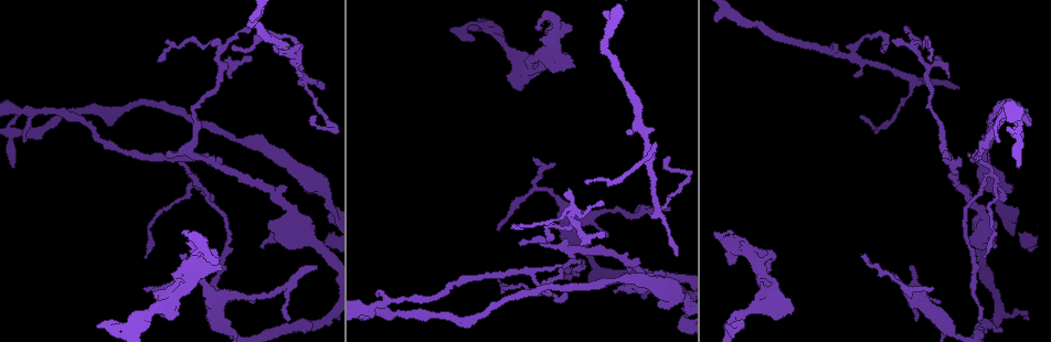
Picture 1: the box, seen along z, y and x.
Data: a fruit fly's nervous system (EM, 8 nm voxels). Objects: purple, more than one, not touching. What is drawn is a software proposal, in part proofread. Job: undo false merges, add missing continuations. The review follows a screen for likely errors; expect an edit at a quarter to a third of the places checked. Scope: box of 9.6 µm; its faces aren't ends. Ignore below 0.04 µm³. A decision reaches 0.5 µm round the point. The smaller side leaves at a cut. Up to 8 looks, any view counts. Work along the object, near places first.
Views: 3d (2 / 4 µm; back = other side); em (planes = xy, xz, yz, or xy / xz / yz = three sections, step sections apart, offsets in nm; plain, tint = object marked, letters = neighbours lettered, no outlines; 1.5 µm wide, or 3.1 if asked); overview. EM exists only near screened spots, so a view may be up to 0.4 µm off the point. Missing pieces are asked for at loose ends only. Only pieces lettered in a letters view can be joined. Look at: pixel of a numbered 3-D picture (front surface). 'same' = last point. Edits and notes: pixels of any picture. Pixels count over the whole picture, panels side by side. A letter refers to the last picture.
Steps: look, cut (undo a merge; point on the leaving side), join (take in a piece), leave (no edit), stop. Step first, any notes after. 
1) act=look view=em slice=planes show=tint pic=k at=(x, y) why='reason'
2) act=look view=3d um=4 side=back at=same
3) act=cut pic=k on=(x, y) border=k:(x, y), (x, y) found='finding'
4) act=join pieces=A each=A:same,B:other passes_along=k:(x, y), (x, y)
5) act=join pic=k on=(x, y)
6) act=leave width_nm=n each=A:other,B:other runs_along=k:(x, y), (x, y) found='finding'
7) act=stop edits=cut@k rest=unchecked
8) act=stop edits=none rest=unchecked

act=look view=3d um=2 pic=1 at=(288, 319) why='thin end'

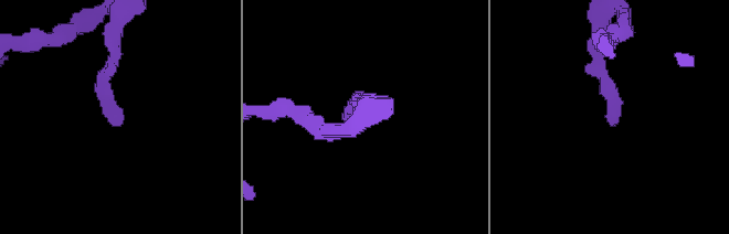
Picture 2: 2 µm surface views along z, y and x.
act=look view=em slice=planes show=letters pic=2 at=(115, 124)

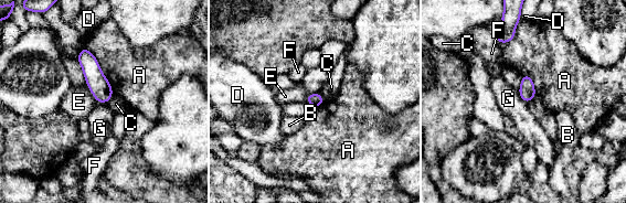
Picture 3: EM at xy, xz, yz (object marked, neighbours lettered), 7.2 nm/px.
act=leave longest_contact=A:400nm each=A:other,B:other,C:other,D:other,E:other,F:other,G:other found='no lettered piece goes on from it'

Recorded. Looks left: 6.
act=look view=em slice=planes show=letters pic=1 at=(952, 333) why='abrupt turn'

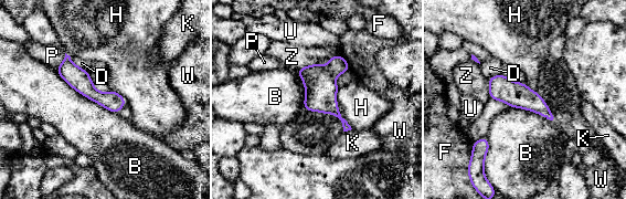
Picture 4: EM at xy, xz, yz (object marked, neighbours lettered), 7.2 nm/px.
act=leave each=B:other,D:other,F:other,H:other,K:other,P:other,U:other,W:other,Z:other runs_along=4:(67, 59), (96, 96), (121, 103) found='one neuron here'

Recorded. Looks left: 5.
act=look view=3d um=4 pic=1 at=(316, 116) why='end of a long branch'

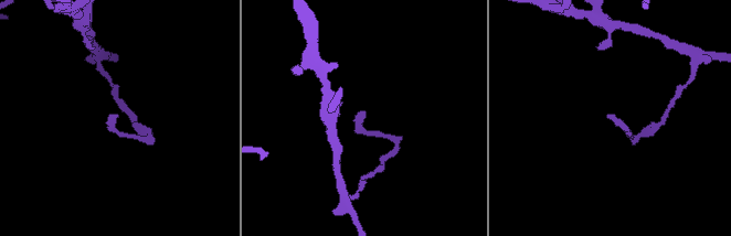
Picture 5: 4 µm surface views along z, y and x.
act=look view=em slice=xz step=8 show=letters pic=5 at=(363, 112) why='now the EM'

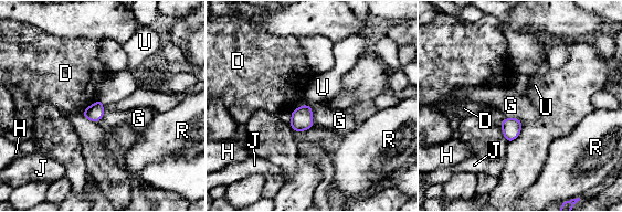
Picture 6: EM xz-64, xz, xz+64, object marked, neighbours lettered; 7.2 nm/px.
act=leave each=D:other,G:other,H:other,J:other,R:other,U:other border=6:(291, 109), (307, 104), (314, 124) found='no lettered piece goes on from it'

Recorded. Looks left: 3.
act=look view=3d um=2 pic=1 at=(322, 87) why='free end'

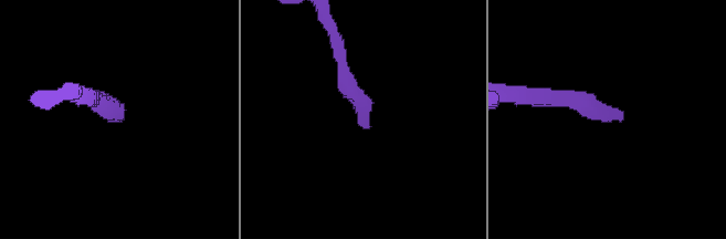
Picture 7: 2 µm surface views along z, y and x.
act=look view=em slice=xy step=8 show=tint pic=7 at=(119, 116) why='need the tissue'

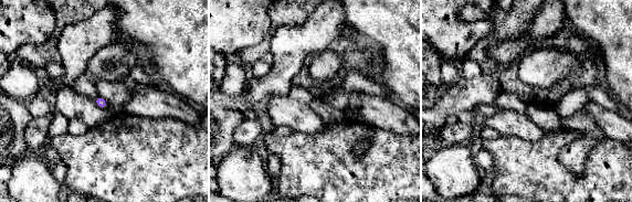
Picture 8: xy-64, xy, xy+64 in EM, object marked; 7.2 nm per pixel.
act=look view=em slice=planes show=letters at=same

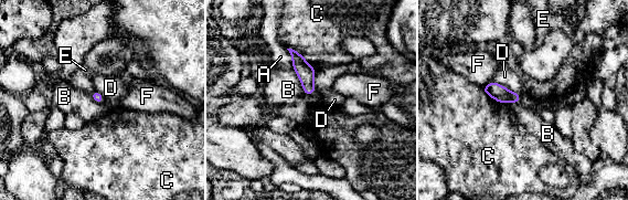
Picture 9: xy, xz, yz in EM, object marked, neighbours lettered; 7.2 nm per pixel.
act=leave longest_contact=C:260nm each=A:other,B:other,C:other,D:other,E:other,F:other border=9:(287, 48), (296, 50), (316, 69) found='no lettered piece goes on from it'

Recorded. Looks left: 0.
act=stop edits=none rest=unchecked

